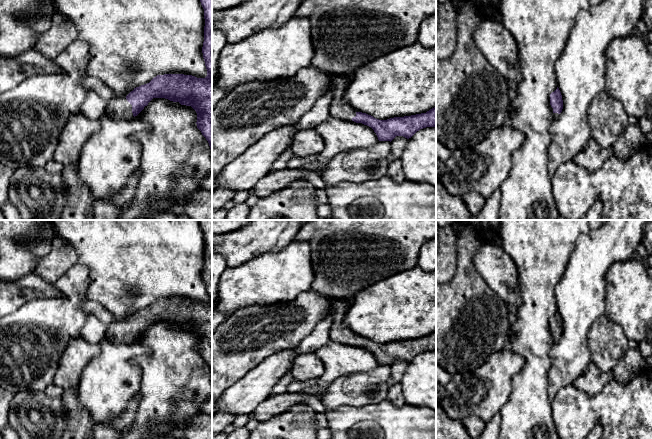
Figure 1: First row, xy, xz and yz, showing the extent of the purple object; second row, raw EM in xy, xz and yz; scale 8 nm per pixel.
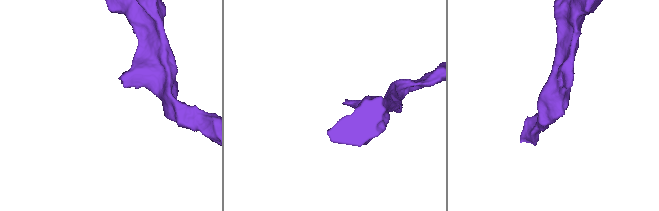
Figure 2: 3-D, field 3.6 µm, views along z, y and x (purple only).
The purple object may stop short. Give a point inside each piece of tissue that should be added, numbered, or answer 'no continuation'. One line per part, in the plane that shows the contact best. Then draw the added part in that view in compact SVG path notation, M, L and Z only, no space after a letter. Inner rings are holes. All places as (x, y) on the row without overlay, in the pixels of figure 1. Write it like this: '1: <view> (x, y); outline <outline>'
1: xy (119, 332); outline M115 321L107 326L106 337L115 343L132 344L132 329L127 325L126 321Z

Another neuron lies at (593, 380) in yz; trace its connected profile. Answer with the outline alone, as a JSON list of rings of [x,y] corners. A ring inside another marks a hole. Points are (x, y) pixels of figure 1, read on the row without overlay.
[[[594,362],[587,367],[586,372],[575,381],[574,385],[588,396],[595,396],[614,377],[613,372],[602,372]]]

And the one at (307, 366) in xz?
[[[315,353],[297,355],[291,367],[295,381],[317,380],[324,371],[324,363]]]

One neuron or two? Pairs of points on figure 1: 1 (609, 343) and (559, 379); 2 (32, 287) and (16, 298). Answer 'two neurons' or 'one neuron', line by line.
1: two neurons
2: one neuron

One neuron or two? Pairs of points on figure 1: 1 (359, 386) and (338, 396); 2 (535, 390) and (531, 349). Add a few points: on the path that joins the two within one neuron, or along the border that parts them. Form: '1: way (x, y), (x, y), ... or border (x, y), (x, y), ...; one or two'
1: way (354, 390), (343, 392); one
2: way (535, 380), (535, 359); one

